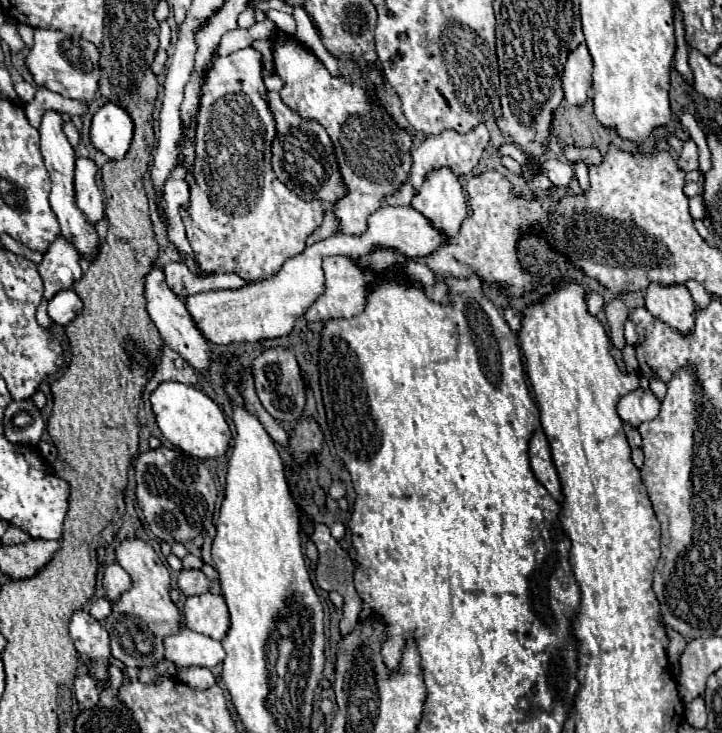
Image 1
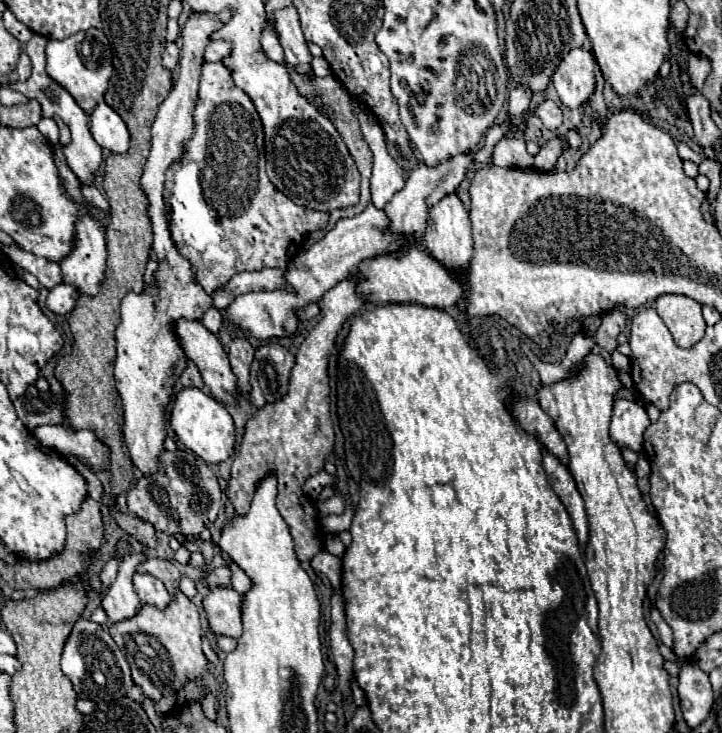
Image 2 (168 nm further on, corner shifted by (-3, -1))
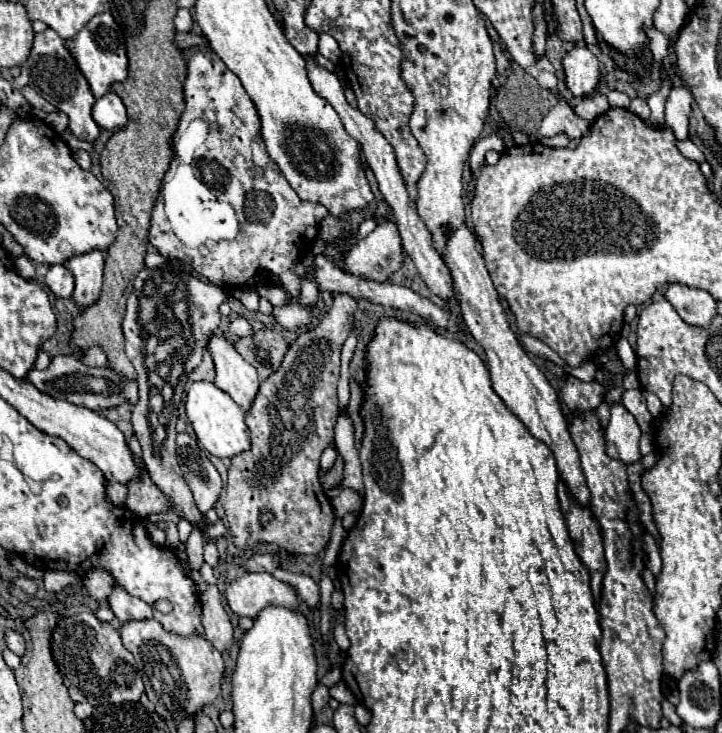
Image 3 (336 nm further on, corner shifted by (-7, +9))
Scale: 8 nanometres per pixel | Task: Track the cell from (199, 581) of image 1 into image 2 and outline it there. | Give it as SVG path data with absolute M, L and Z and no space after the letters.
M221 566L213 572L207 572L205 574L205 582L209 588L215 588L215 586L231 586L231 570L227 566Z

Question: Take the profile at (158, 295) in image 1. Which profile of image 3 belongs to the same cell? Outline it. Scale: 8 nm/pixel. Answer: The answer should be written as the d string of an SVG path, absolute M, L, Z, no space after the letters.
M209 336L207 350L215 364L215 386L227 392L243 410L247 410L259 390L257 370L241 358L225 336Z

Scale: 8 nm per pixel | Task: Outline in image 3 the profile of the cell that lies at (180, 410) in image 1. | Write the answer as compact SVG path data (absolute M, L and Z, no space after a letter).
M193 382L185 402L187 418L197 434L199 444L217 458L233 458L249 448L249 428L245 424L245 412L233 402L229 394L219 390L213 382Z

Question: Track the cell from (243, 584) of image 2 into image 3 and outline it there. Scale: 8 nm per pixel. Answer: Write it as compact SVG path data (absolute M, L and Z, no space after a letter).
M281 568L275 570L275 576L279 580L285 580L285 582L293 584L293 588L297 590L297 596L301 600L305 600L309 606L317 606L317 602L319 602L319 588L317 588L317 584L309 576L305 576L305 574L293 574L293 572L281 570Z

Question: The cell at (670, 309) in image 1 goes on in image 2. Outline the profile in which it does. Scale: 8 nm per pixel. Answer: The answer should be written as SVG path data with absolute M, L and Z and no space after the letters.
M663 294L655 300L655 310L667 324L677 346L689 348L703 338L705 320L701 314L701 304L693 298Z

